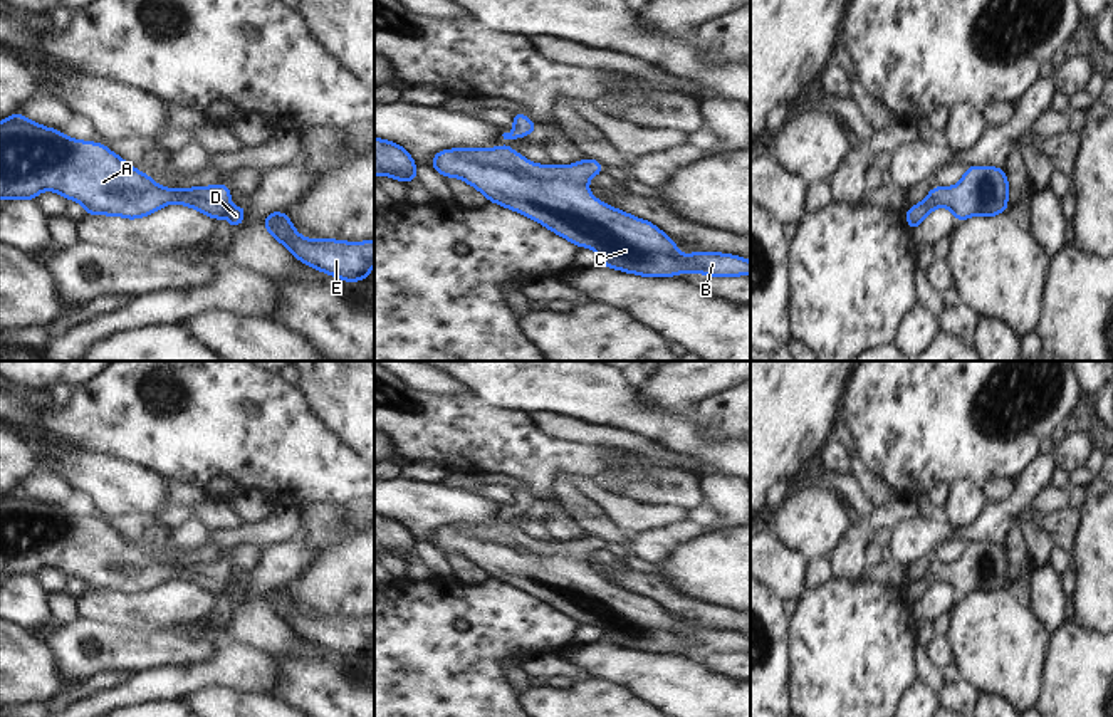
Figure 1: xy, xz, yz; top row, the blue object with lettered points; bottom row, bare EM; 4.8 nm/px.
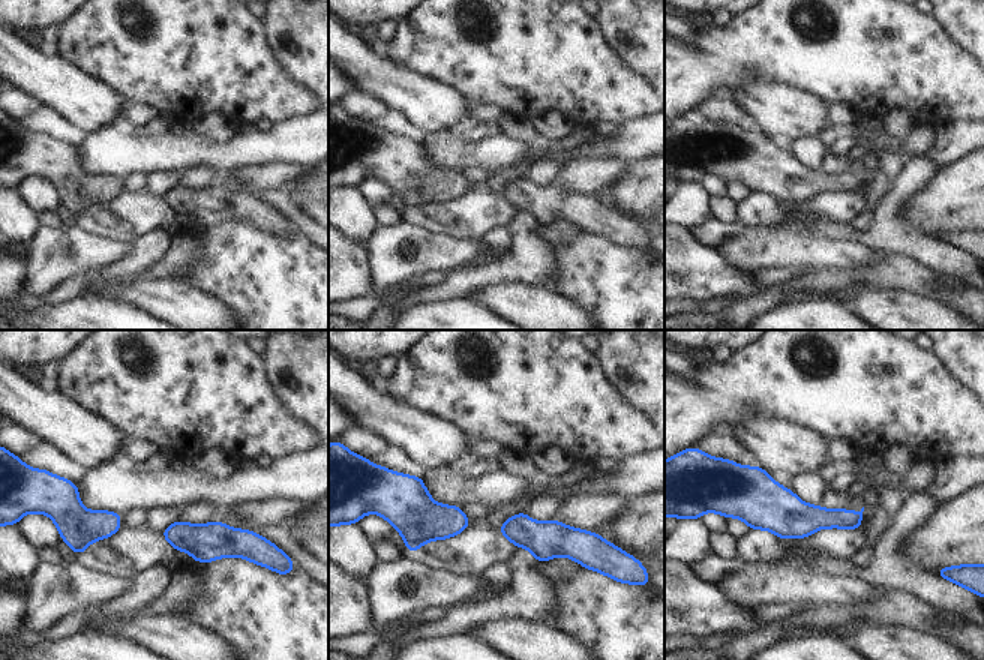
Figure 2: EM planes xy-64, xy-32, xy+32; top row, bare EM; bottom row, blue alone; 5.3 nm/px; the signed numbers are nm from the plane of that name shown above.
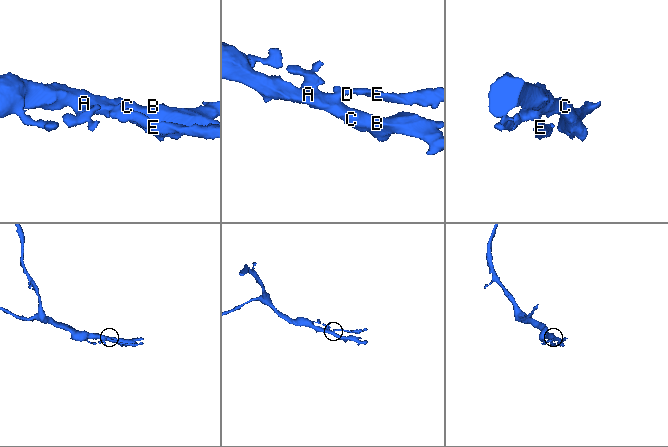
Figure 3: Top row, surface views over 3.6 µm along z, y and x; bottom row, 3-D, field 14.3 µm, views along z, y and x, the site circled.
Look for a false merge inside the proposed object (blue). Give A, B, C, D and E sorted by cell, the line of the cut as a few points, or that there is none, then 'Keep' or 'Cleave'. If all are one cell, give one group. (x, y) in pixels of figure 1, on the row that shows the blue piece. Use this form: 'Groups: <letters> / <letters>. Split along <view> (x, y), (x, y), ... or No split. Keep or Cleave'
Groups: A B C D E. No split. Keep.

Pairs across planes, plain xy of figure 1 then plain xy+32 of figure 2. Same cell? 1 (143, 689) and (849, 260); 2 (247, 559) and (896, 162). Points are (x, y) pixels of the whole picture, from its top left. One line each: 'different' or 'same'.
1: different
2: same

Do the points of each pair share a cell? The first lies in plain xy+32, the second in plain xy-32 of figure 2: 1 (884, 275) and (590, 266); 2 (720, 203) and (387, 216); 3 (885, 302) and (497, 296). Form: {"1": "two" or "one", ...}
{"1": "two", "2": "one", "3": "one"}

